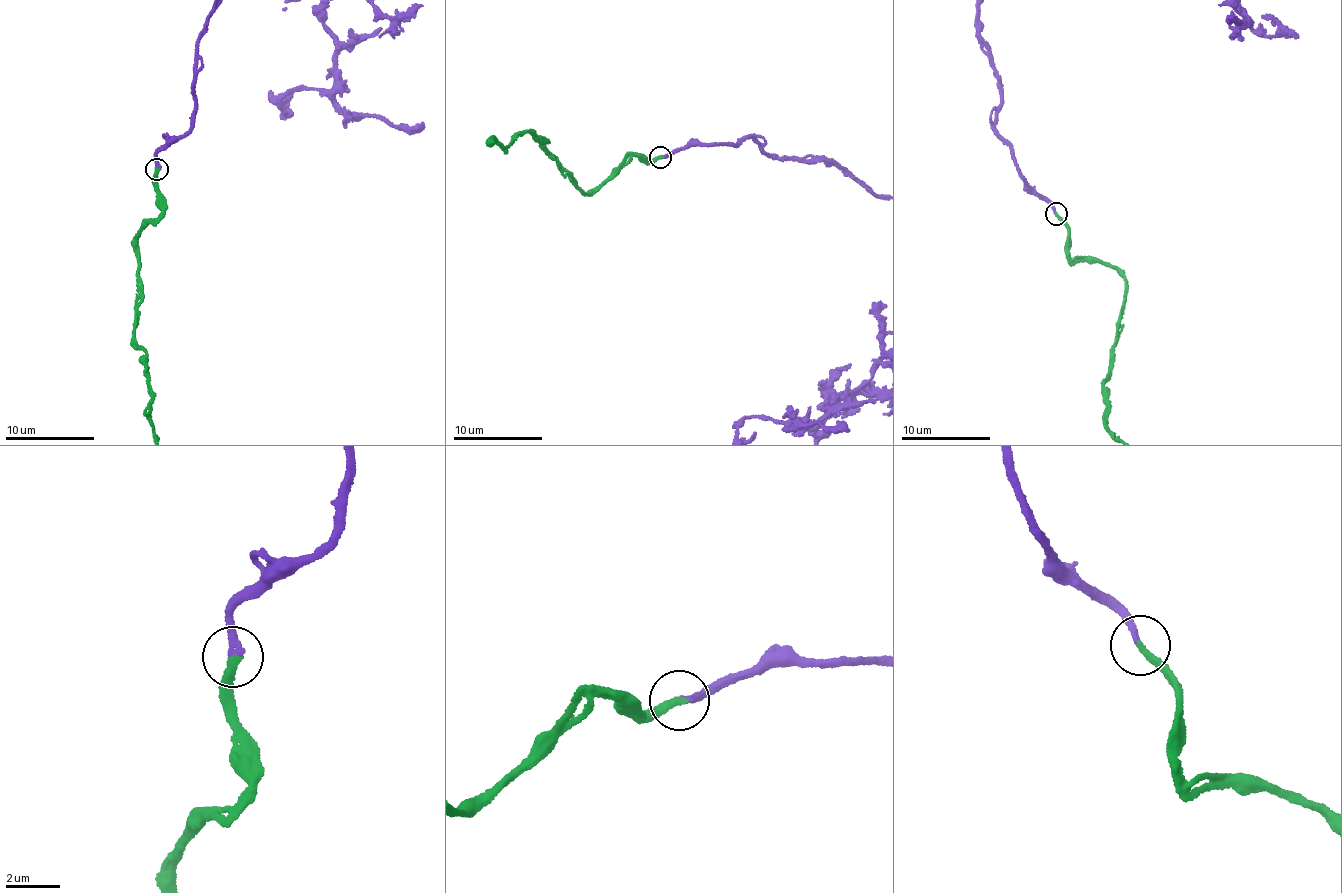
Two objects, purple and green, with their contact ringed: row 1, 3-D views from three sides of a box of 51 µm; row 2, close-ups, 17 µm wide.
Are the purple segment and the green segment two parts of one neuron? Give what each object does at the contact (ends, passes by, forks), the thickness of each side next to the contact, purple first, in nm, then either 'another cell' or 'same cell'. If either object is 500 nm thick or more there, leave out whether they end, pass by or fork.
purple ends | green ends | 280/320 nm | same cell

